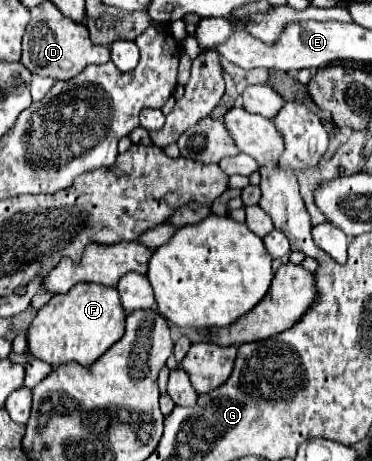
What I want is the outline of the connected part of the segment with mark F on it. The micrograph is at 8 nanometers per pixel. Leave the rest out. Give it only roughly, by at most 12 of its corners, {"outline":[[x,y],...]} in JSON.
{"outline":[[73,286],[33,318],[27,348],[91,366],[125,332],[115,288]]}

